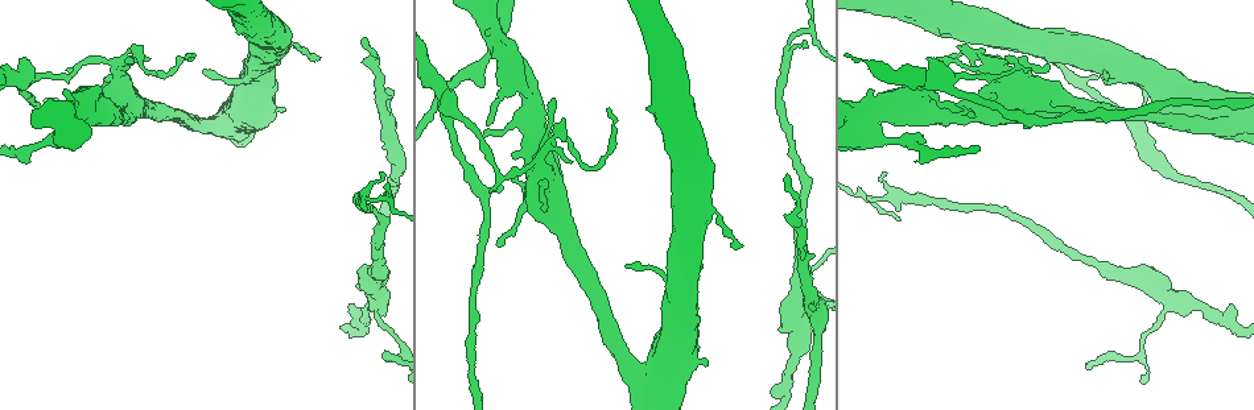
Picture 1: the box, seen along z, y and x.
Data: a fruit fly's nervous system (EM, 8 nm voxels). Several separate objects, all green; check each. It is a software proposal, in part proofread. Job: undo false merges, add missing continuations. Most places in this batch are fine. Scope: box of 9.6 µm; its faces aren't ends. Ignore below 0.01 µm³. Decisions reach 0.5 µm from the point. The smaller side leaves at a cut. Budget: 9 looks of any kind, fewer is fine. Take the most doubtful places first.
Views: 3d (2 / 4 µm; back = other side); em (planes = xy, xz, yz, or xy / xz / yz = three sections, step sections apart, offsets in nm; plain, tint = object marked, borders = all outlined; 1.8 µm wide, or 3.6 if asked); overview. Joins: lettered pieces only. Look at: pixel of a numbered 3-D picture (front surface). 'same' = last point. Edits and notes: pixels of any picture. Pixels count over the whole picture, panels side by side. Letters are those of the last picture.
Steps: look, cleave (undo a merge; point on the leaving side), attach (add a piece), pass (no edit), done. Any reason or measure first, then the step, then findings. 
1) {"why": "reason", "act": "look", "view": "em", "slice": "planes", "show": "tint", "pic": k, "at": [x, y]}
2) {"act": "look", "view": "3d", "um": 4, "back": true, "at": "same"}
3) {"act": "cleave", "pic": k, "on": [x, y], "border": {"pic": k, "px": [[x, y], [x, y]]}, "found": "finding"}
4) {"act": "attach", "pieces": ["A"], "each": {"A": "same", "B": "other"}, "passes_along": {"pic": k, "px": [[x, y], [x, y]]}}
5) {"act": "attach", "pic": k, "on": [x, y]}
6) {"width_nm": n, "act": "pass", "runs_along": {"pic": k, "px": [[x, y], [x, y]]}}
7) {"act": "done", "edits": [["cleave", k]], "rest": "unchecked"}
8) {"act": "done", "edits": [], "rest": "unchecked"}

{"why": "four arms meet", "act": "look", "view": "3d", "um": 4, "pic": 1, "at": [80, 111]}

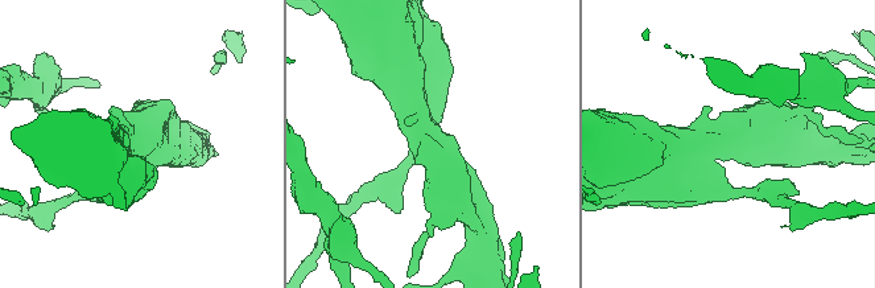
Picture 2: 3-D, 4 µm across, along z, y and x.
{"act": "look", "view": "em", "slice": "planes", "show": "plain", "pic": 2, "at": [426, 127]}

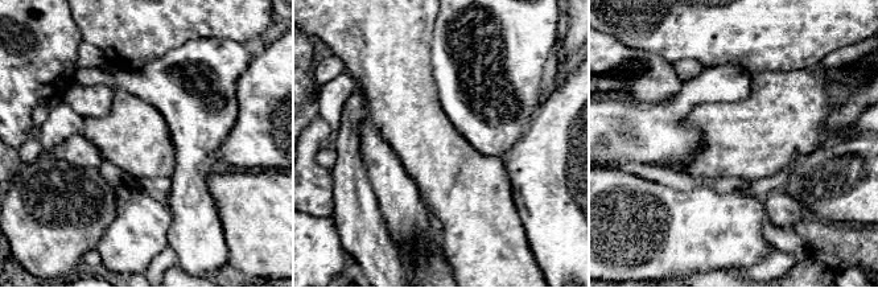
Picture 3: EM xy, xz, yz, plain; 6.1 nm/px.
{"why": "see the neighbours", "act": "look", "view": "em", "slice": "planes", "show": "borders", "at": "same"}

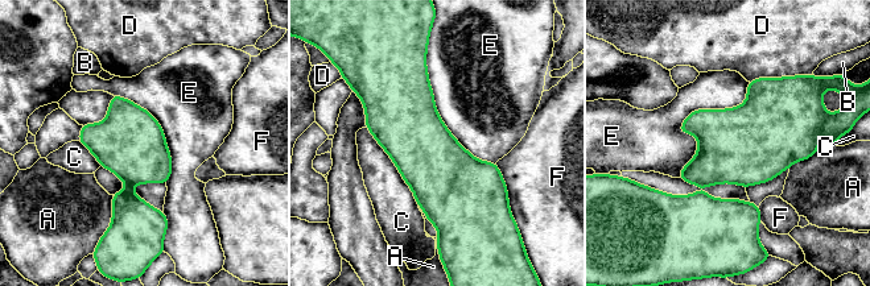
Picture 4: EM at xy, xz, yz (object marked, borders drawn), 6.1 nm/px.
{"act": "pass", "each": {"A": "other", "B": "other", "C": "other", "D": "other", "E": "other", "F": "other"}, "border": {"pic": 4, "px": [[749, 82], [677, 177]]}, "found": "continuous, no second neuron"}

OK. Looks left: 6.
{"why": "thick turns thin", "act": "look", "view": "3d", "um": 2, "pic": 1, "at": [380, 299]}

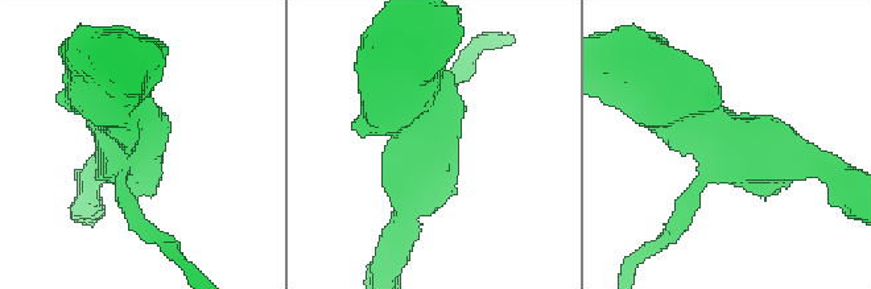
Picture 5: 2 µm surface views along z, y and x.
{"arms": 3, "why": "now the EM", "act": "look", "view": "em", "slice": "xz", "step": 16, "show": "tint", "pic": 5, "at": [128, 145]}

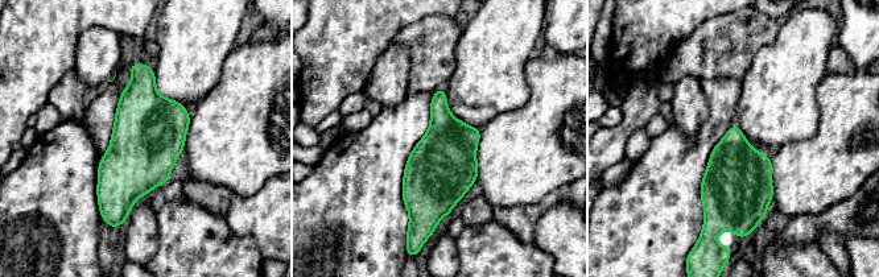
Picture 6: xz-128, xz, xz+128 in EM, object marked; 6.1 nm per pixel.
{"why": "another direction", "act": "look", "view": "em", "slice": "planes", "show": "borders", "at": "same"}

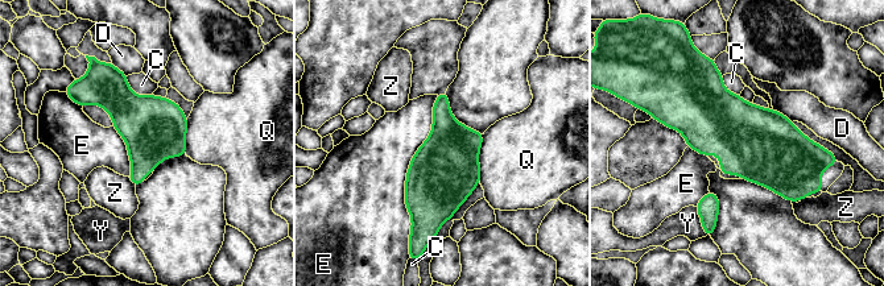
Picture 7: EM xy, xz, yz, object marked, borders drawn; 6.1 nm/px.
{"act": "pass", "each": {"C": "other", "D": "other", "E": "other", "Q": "other", "Y": "other", "Z": "other"}, "border": {"pic": 7, "px": [[437, 95], [407, 174], [410, 229]]}, "found": "continuous, no second neuron"}

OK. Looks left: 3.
{"why": "calibre changes", "act": "look", "view": "3d", "um": 2, "back": true, "pic": 1, "at": [388, 122]}

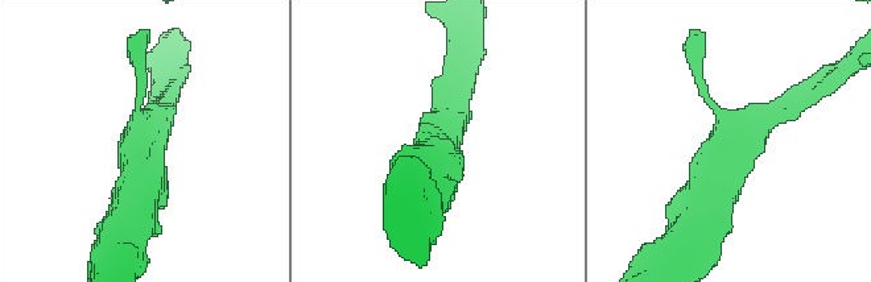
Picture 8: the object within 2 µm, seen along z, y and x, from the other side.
{"act": "look", "view": "em", "slice": "xz", "step": 8, "show": "tint", "pic": 8, "at": [735, 142]}

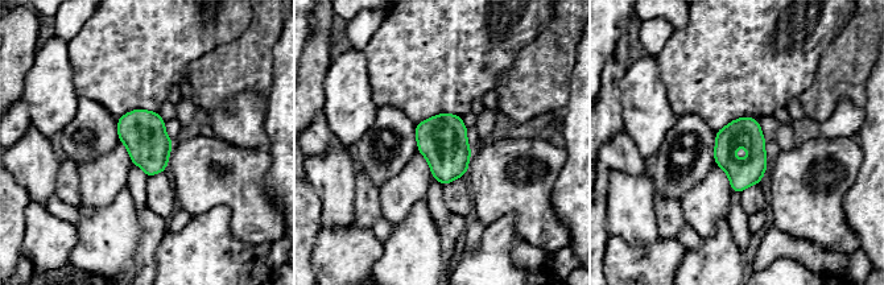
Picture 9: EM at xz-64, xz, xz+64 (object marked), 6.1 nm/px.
{"act": "look", "view": "em", "slice": "planes", "show": "borders", "at": "same"}

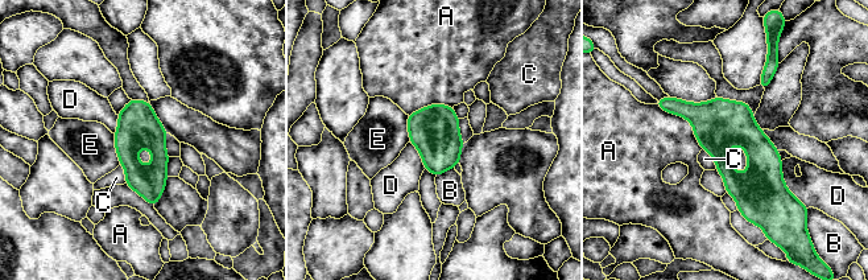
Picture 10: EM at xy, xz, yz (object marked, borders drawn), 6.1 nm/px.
{"act": "pass", "each": {"A": "other", "B": "other", "C": "other", "D": "other", "E": "other"}, "border": {"pic": 10, "px": [[781, 160], [785, 186], [798, 198]]}, "found": "continuous, no second neuron"}

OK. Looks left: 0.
{"act": "done", "edits": [], "rest": "unchecked"}

